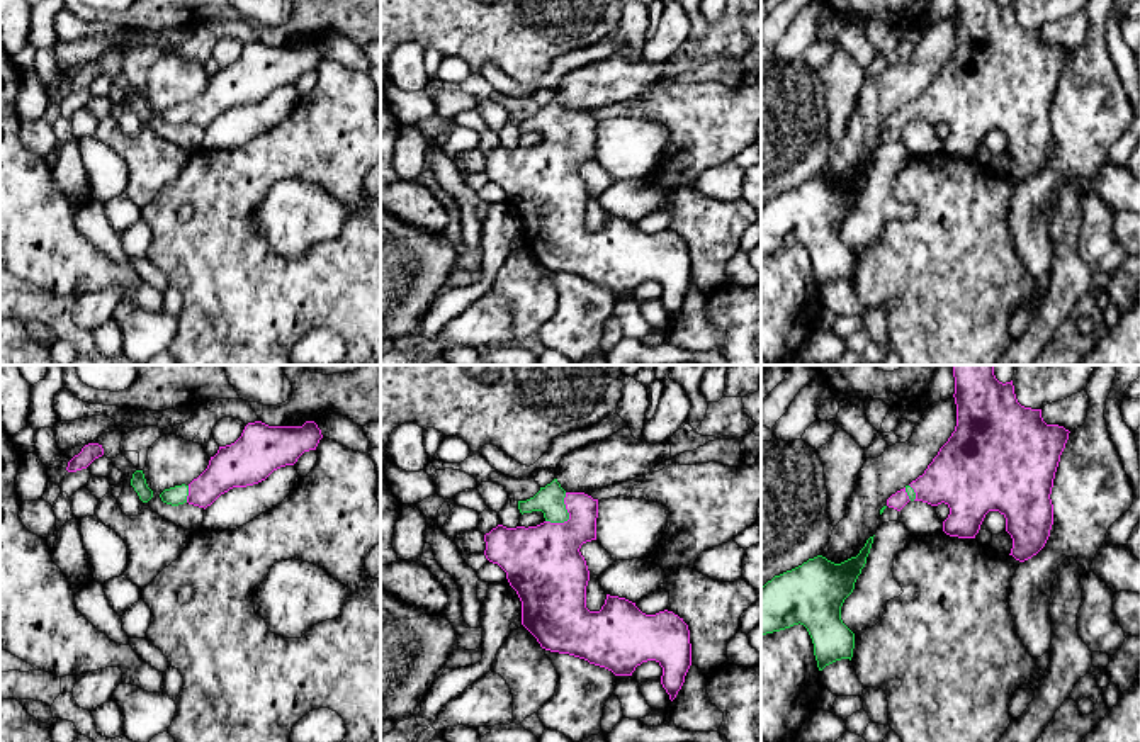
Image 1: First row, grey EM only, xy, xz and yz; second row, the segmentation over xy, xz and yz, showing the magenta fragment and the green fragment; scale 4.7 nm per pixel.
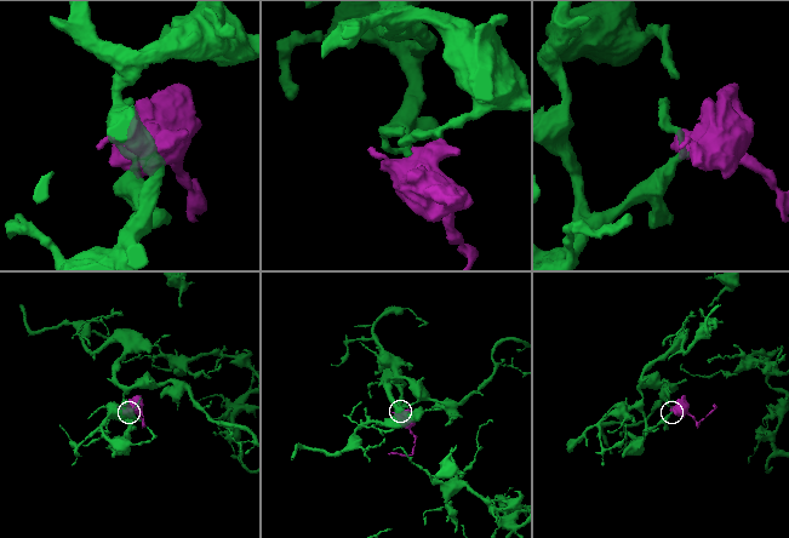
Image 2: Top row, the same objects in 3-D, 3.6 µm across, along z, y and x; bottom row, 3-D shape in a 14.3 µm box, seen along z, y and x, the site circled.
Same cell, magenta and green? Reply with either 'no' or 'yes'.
yes

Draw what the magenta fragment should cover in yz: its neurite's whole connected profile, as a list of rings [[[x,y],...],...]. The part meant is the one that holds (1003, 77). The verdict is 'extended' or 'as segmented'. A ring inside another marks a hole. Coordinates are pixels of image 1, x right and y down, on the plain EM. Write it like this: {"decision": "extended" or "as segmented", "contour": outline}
{"decision": "extended", "contour": [[[955,0],[957,46],[923,95],[887,119],[900,131],[909,121],[950,127],[943,151],[975,158],[989,131],[1006,138],[1011,173],[1024,182],[1047,163],[1050,119],[1069,49],[1047,44],[1041,29],[1018,22],[1014,5]]]}

